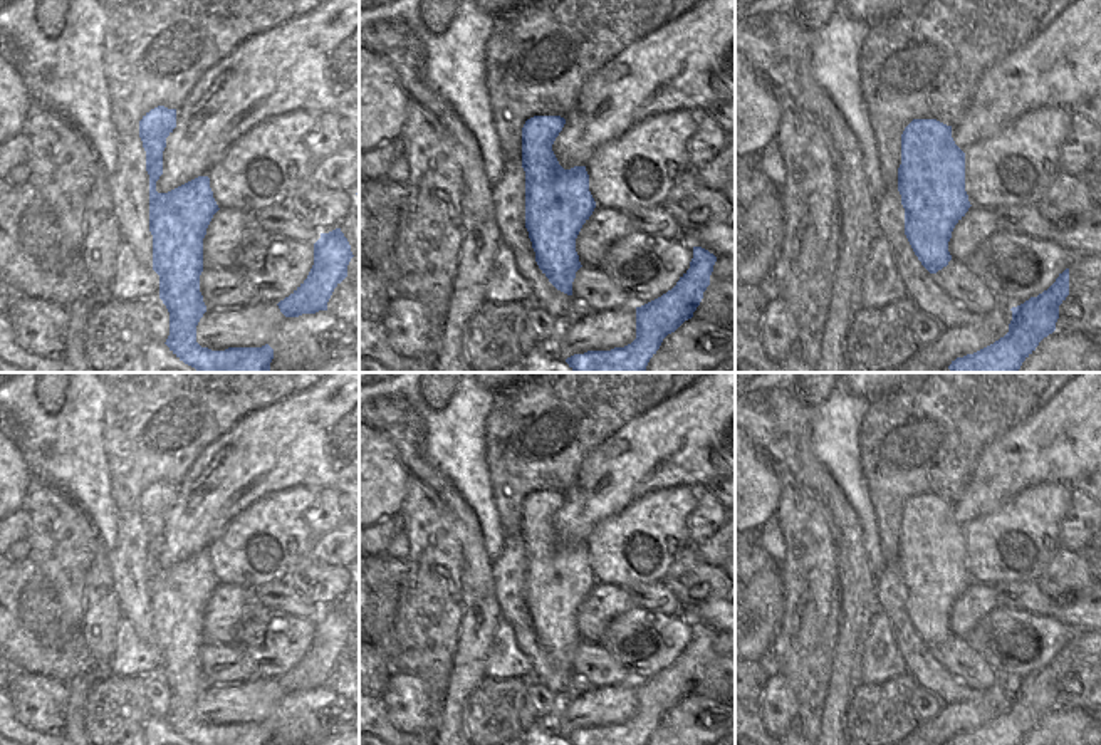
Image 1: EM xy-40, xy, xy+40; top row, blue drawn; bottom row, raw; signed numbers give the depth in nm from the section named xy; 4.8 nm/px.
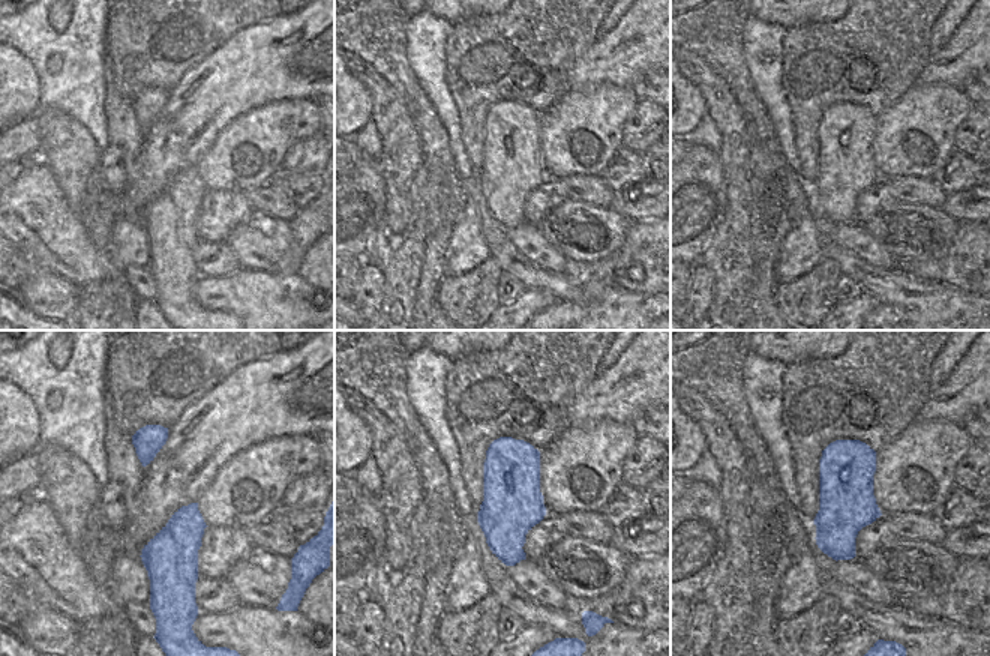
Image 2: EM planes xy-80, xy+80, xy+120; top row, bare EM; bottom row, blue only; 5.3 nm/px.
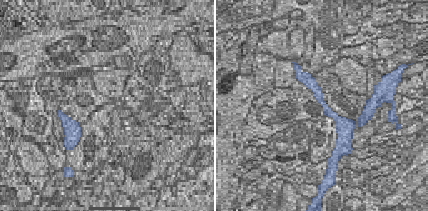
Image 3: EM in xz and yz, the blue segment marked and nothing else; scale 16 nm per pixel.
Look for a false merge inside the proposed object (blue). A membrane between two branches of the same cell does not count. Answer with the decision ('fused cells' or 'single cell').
single cell

